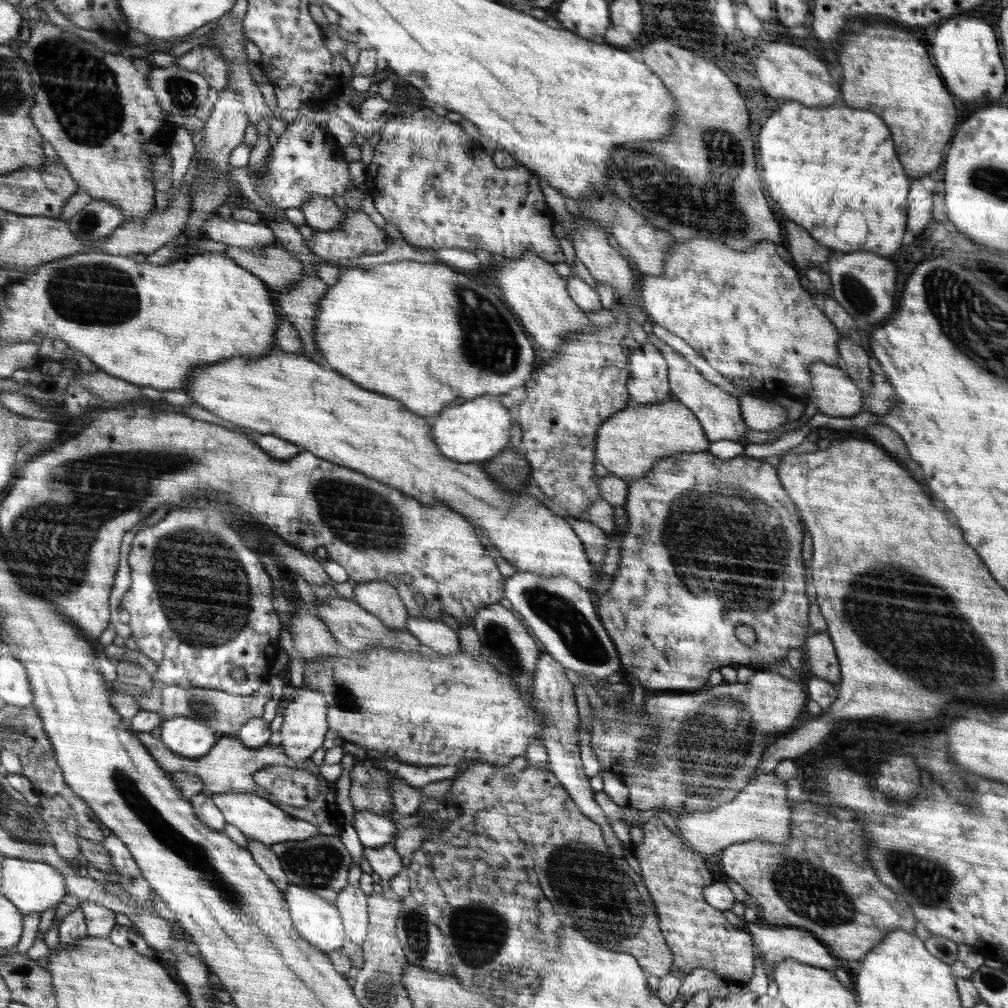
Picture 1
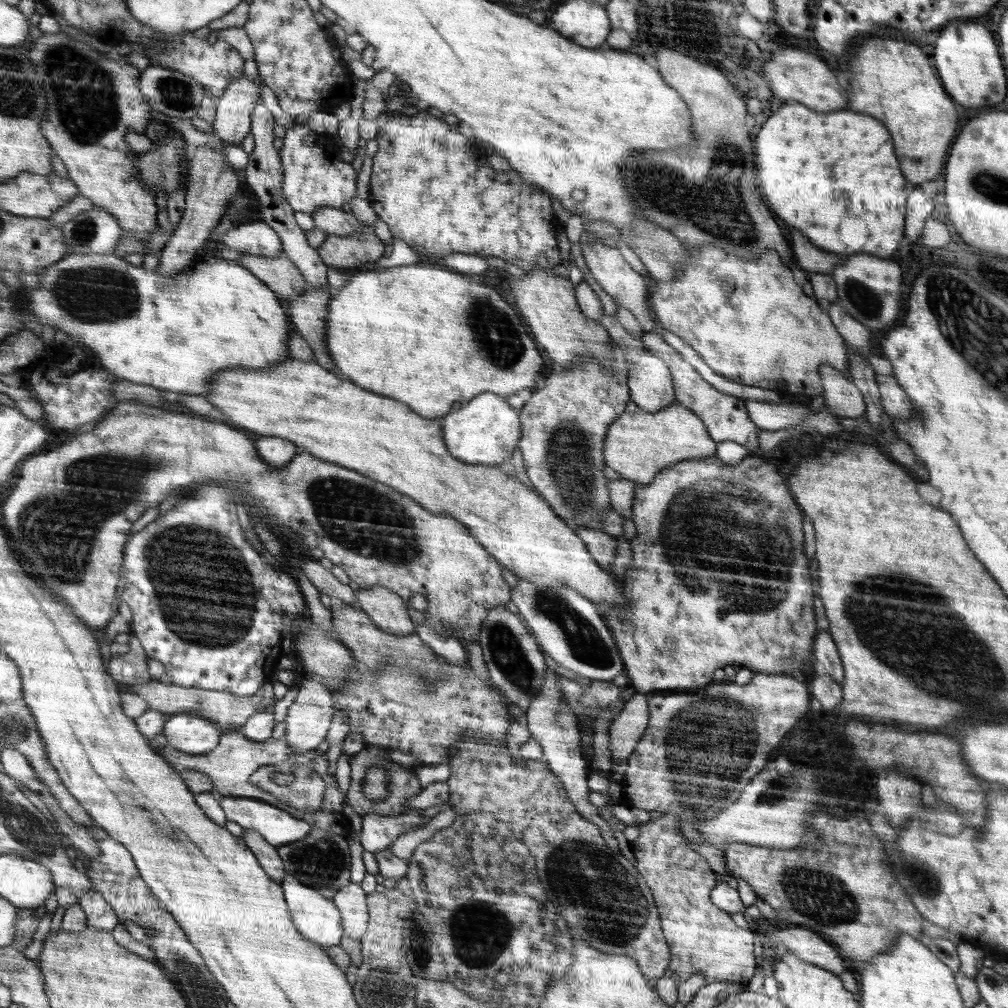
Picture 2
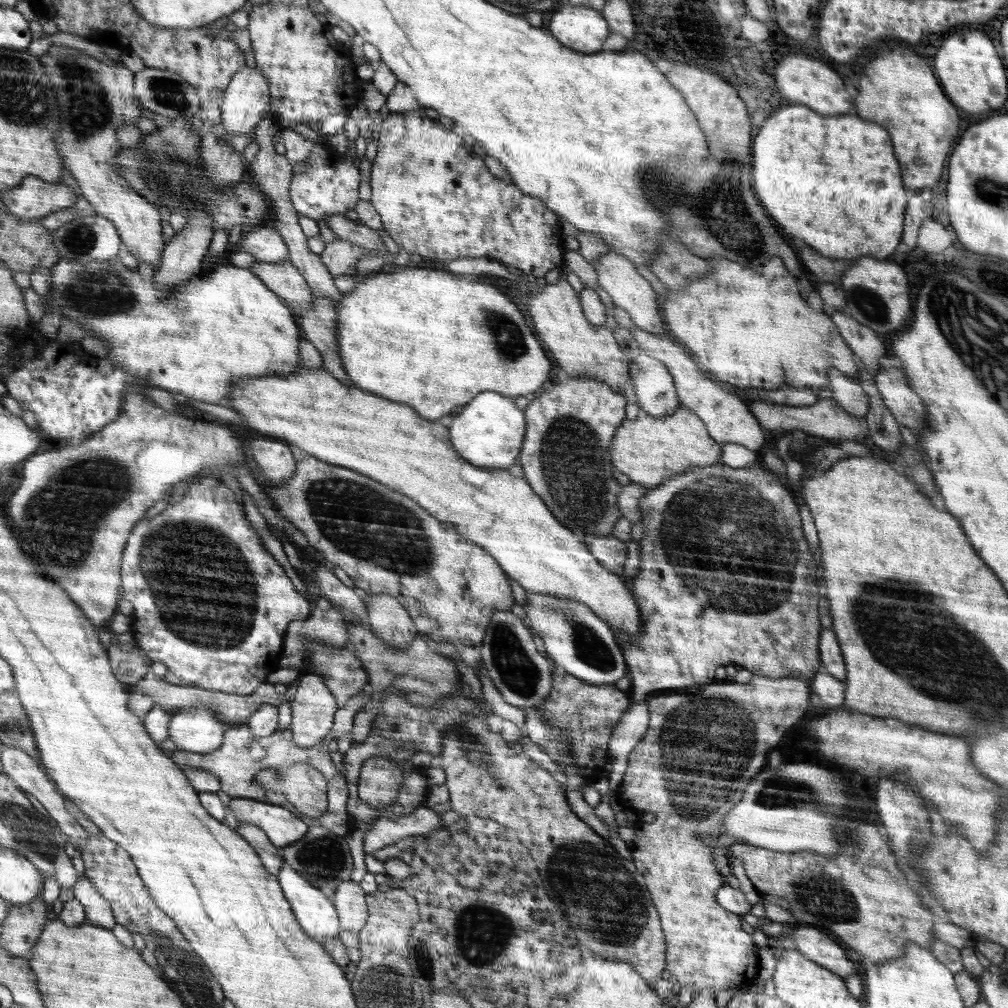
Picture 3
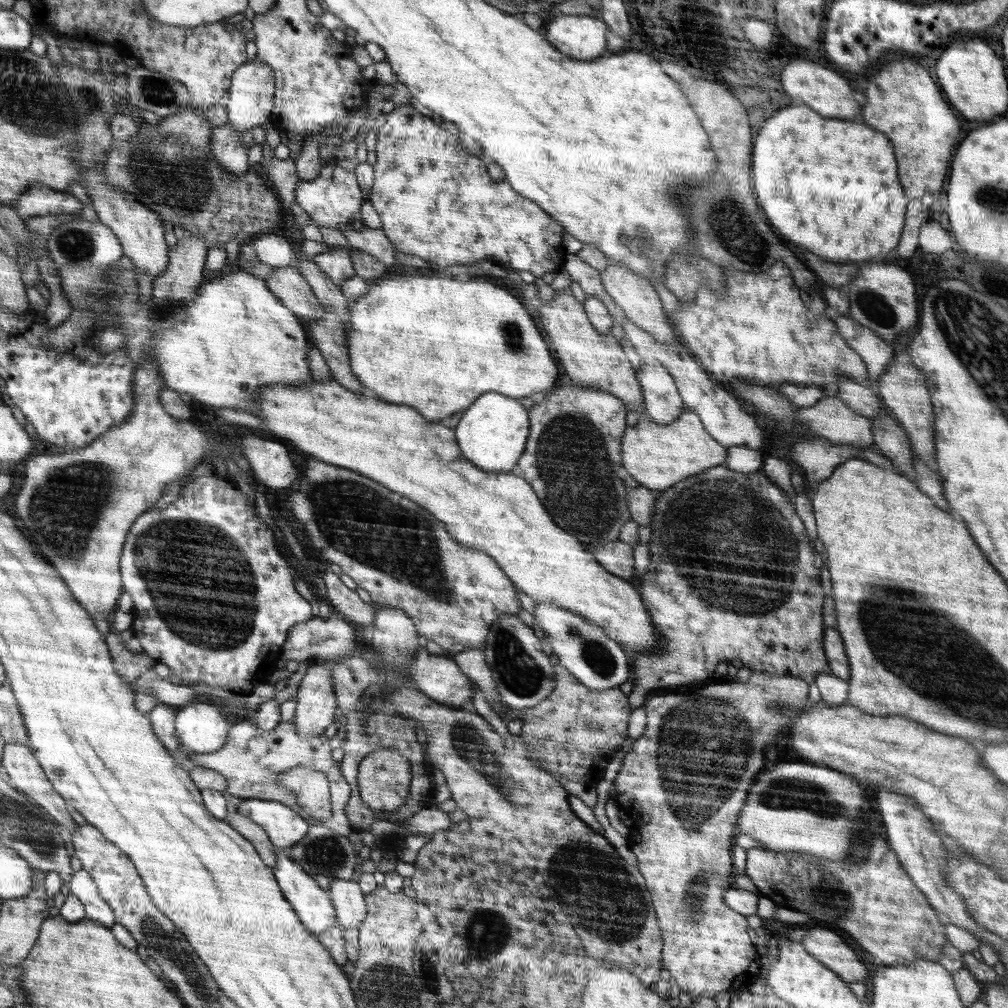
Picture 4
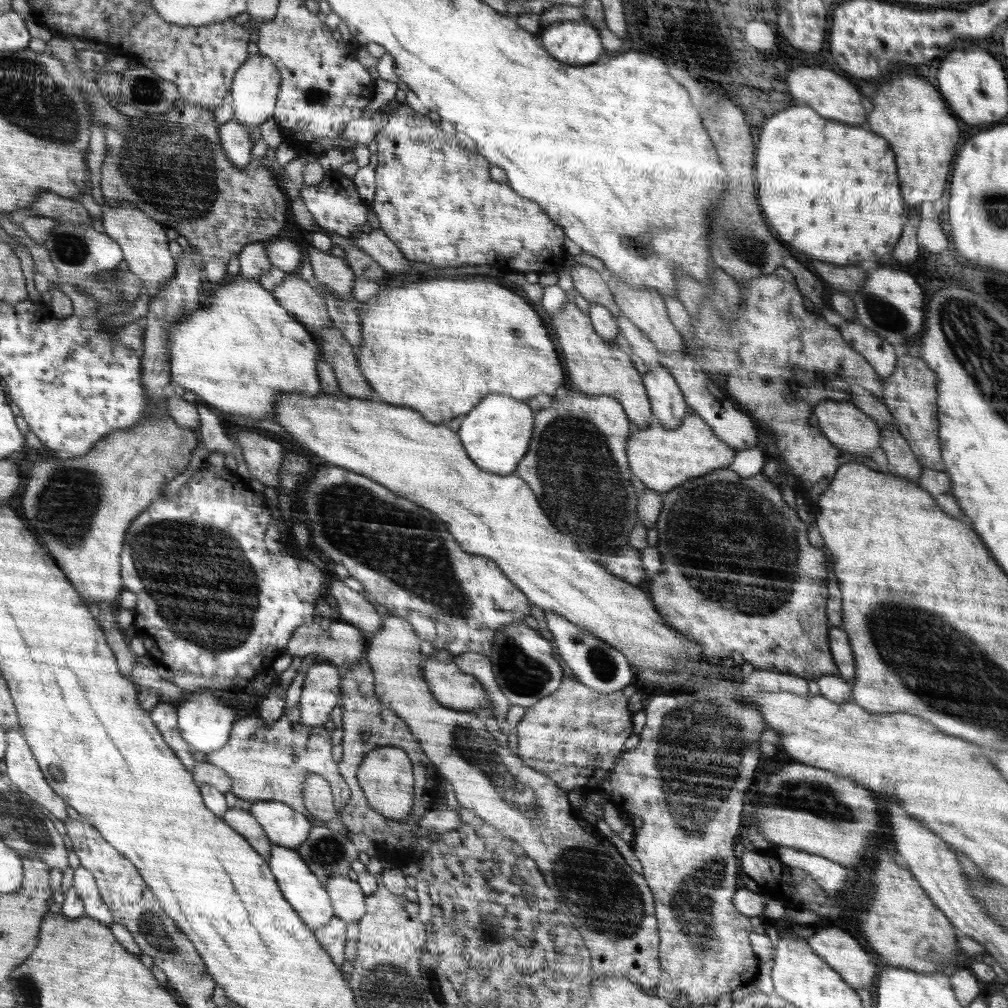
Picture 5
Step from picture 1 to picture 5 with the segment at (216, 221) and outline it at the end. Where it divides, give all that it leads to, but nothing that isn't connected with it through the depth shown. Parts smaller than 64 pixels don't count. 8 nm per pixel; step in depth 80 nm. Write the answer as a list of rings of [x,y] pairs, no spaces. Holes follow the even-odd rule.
[[[276,239],[263,242],[270,262],[274,267],[283,271],[295,272],[302,264],[301,254],[305,253],[305,246],[293,242],[291,239]]]

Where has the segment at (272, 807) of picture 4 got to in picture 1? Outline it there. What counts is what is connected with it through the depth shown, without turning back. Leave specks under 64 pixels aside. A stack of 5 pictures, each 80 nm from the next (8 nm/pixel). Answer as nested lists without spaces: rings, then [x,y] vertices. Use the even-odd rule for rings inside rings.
[[[214,793],[211,800],[223,812],[228,824],[237,826],[246,838],[259,840],[266,846],[287,841],[303,841],[320,834],[310,821],[297,819],[284,812],[275,802],[254,793]]]

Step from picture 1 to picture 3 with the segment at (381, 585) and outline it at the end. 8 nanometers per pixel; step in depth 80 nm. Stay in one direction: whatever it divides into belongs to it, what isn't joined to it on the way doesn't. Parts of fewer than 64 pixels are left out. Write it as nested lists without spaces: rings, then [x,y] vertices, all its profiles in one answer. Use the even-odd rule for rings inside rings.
[[[369,594],[365,602],[368,611],[367,621],[370,623],[371,632],[378,633],[380,638],[392,646],[392,649],[404,649],[418,637],[418,631],[414,621],[411,619],[410,613],[389,594]]]

